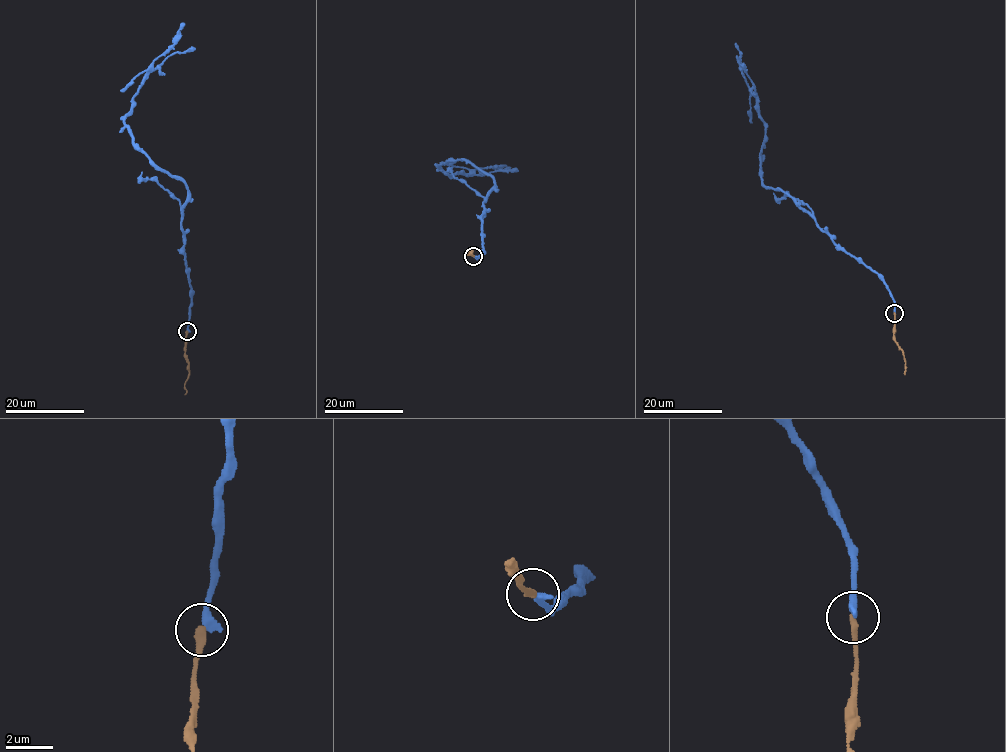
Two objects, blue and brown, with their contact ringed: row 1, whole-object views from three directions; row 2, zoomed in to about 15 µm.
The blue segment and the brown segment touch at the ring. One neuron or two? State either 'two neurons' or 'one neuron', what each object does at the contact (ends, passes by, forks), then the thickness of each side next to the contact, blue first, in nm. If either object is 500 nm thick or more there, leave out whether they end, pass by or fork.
two neurons; blue ends; brown ends; calibres 360 and 320 nm

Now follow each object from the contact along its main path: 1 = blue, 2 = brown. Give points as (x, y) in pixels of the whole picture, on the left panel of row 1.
1: (187, 331), (191, 301), (181, 218), (187, 186), (162, 171), (124, 123), (145, 74), (183, 23)
2: (187, 331), (185, 357), (189, 372), (185, 394)

